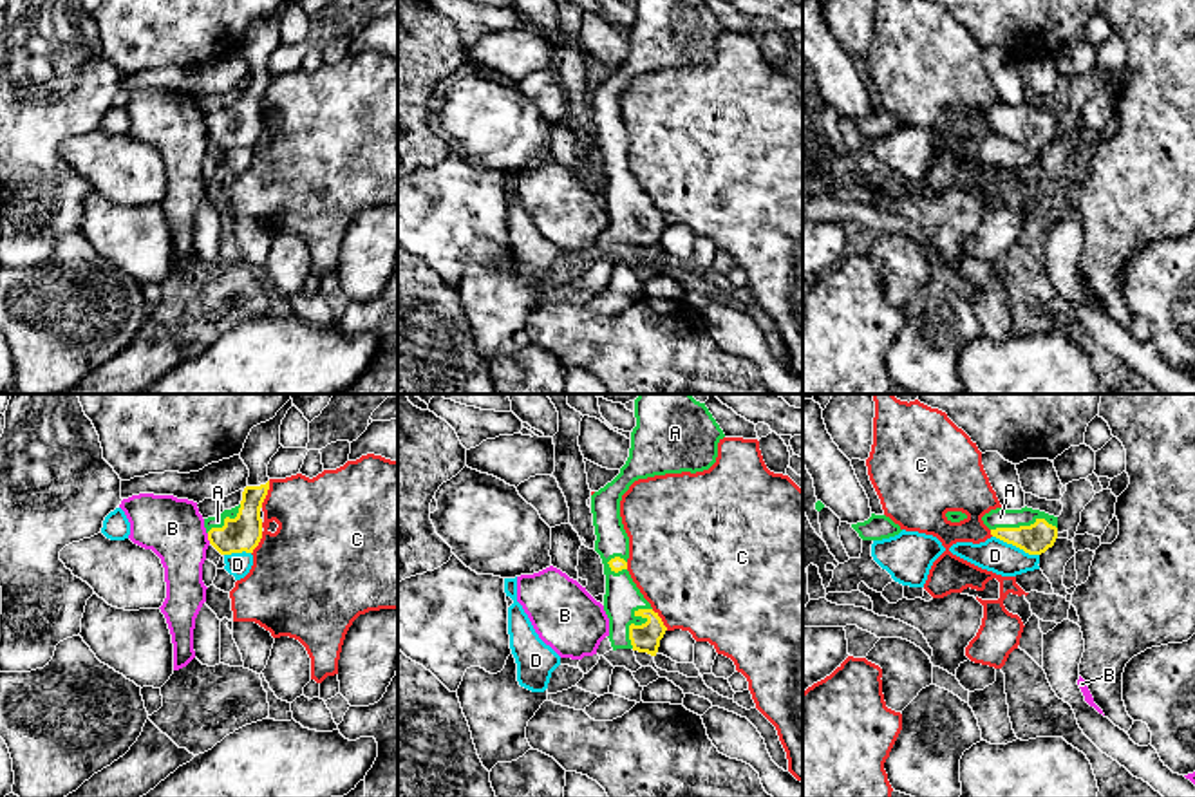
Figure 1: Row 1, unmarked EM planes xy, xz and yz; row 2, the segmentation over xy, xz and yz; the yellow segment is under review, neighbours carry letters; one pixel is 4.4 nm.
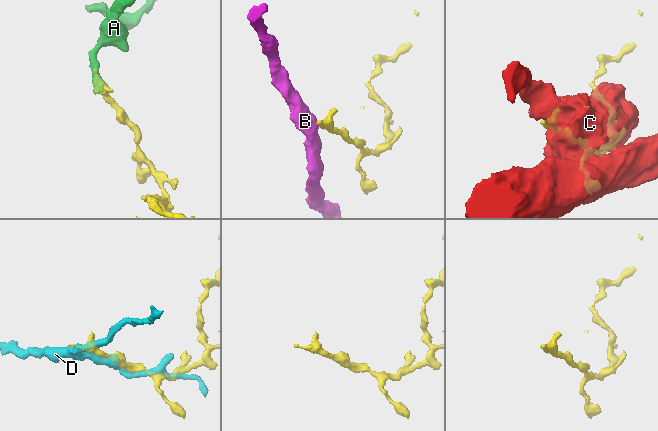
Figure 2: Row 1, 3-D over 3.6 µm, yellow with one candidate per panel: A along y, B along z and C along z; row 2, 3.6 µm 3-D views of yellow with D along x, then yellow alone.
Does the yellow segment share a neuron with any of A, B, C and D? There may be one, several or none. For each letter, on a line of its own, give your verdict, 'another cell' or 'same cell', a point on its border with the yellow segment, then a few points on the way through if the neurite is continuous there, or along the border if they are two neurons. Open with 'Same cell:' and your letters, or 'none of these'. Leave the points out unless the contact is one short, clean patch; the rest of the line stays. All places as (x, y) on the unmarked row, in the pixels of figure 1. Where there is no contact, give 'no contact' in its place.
Same cell: A
A: same cell | xz (642, 219)
B: another cell | xy (208, 134) | along xy (207, 129), (210, 138)
C: another cell | xy (266, 89)
D: another cell | yz (1016, 141)

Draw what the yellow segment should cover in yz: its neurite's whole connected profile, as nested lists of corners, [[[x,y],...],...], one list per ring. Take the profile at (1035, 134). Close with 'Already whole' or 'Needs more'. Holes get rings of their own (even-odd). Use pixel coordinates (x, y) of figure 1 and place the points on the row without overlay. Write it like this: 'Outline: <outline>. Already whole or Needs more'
Outline: [[[996,103],[982,112],[991,130],[1023,145],[1029,150],[1041,150],[1058,134],[1058,112],[1040,105]]]. Needs more

